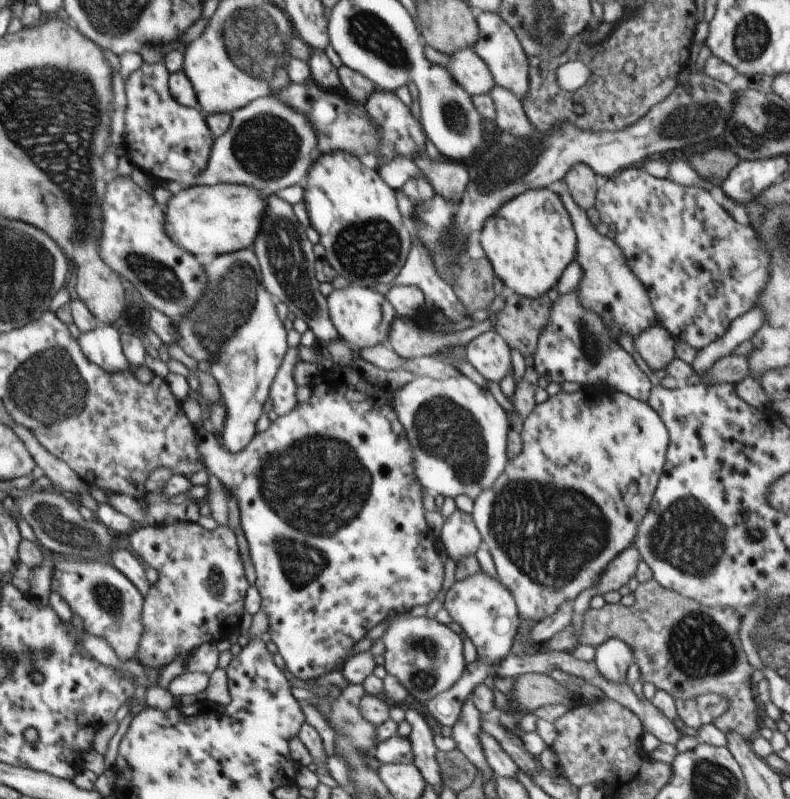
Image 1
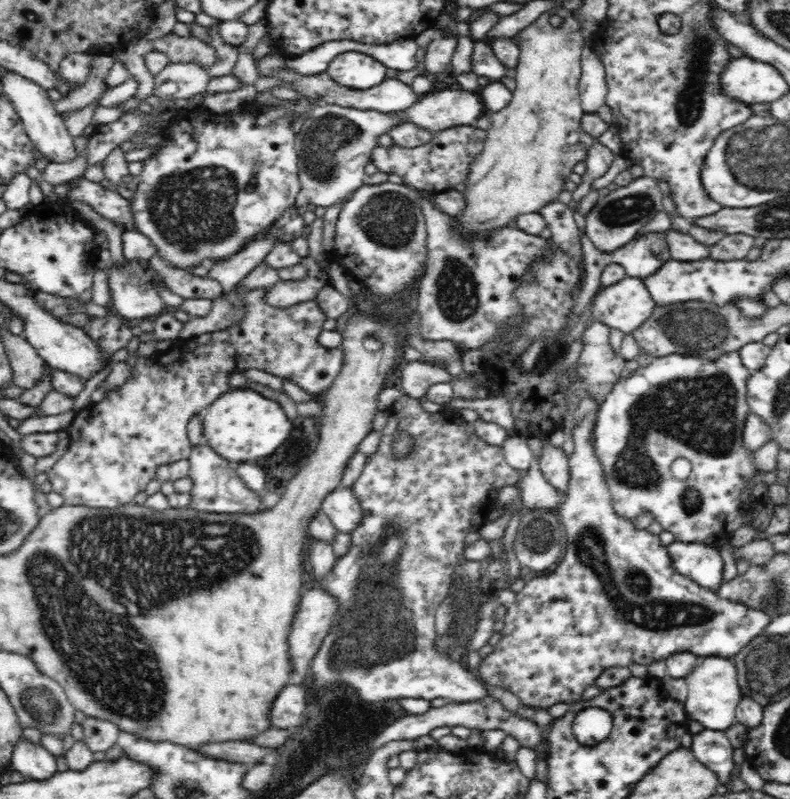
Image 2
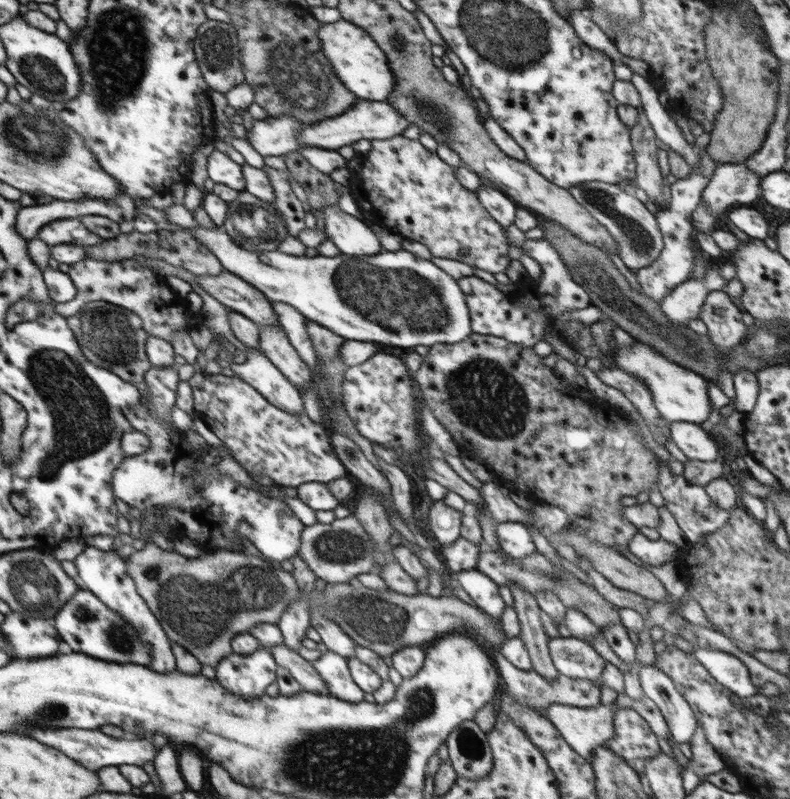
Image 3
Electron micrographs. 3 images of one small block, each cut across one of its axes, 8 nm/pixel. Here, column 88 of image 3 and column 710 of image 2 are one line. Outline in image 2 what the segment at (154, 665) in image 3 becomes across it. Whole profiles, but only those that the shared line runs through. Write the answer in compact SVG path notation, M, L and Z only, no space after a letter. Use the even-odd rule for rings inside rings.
M674 541L667 547L674 569L694 583L717 593L723 584L724 560L718 548L702 543Z

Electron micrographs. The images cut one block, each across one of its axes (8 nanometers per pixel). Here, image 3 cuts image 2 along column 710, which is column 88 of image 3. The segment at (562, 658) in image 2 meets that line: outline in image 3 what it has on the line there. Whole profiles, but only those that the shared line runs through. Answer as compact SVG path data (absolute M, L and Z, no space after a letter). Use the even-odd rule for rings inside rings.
M78 588L52 620L68 651L90 655L92 658L118 664L134 663L147 666L151 659L149 648L141 641L139 632L118 613L110 611L96 595Z

